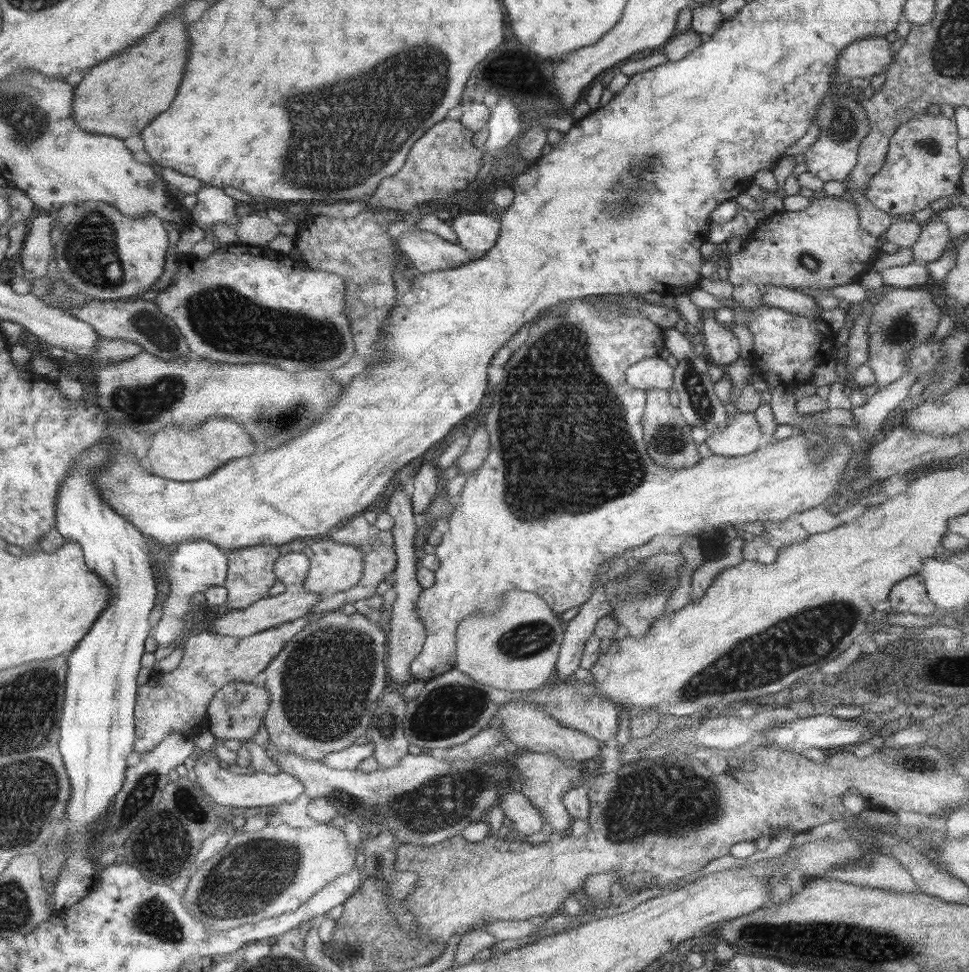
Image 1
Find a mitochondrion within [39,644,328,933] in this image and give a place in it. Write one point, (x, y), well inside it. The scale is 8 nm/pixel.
(248, 880)

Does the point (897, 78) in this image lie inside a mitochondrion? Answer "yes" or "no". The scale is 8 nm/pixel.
no

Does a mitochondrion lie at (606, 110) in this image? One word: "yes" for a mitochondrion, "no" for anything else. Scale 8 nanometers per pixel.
no

